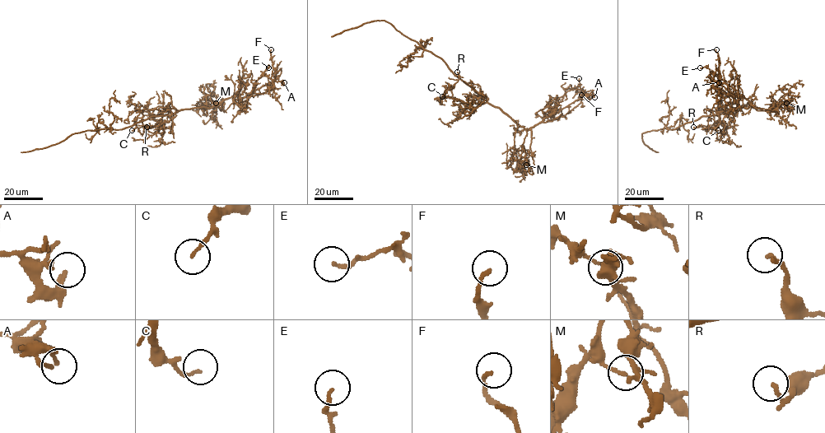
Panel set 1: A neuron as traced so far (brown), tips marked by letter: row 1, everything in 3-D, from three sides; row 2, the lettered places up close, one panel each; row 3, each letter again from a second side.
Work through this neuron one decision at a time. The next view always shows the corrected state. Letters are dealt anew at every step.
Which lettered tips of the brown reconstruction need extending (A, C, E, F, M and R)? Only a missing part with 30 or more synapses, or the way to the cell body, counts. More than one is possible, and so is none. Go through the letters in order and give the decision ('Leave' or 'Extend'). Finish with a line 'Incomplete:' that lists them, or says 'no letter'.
A: Leave
C: Leave
E: Leave
F: Leave
M: Leave
R: Leave
Incomplete: no letter

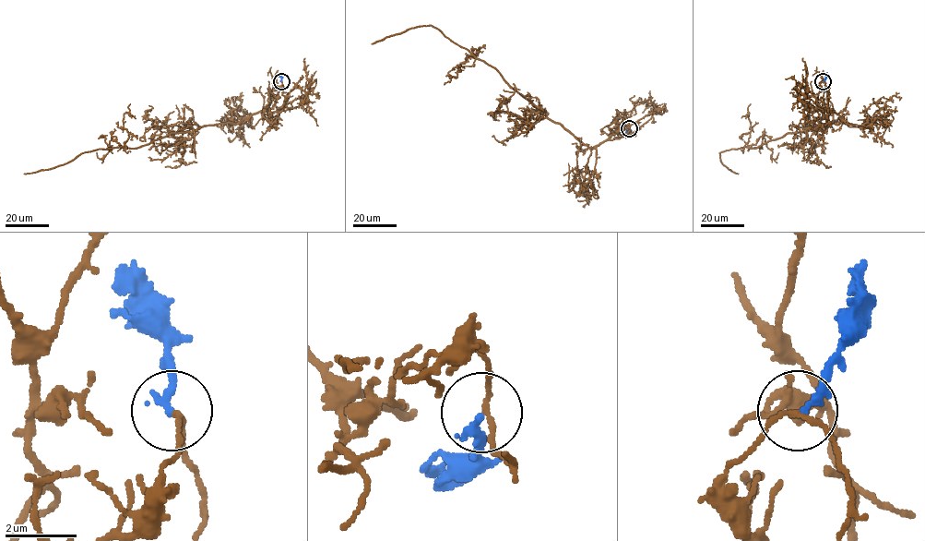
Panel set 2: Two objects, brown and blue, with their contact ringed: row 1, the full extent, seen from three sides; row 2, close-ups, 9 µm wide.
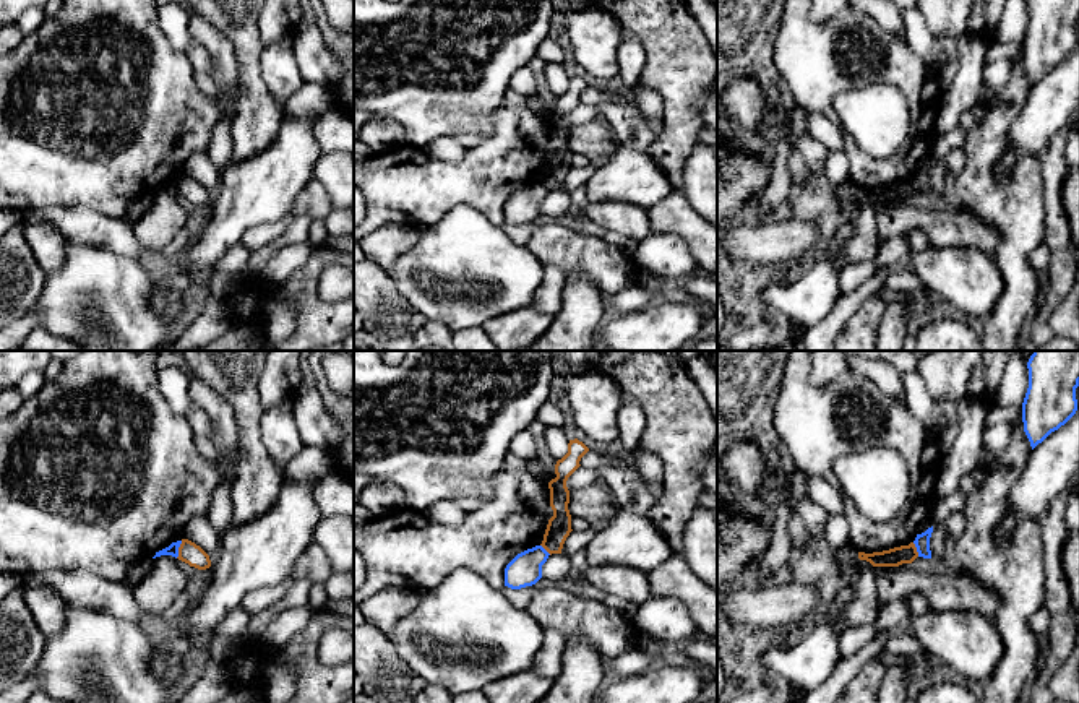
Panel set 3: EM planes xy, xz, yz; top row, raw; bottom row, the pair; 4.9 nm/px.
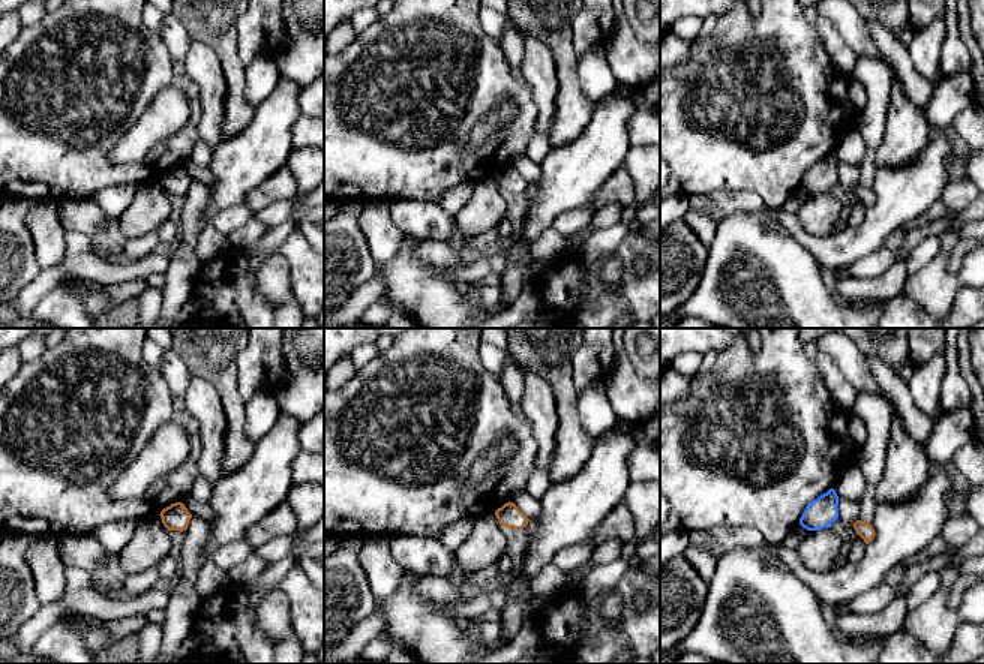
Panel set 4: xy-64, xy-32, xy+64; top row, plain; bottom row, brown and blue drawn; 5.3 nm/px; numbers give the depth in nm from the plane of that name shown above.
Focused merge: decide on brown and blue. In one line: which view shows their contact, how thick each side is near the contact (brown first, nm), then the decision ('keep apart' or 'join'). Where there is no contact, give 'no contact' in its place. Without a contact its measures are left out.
xy | 110/60 nm | keep apart

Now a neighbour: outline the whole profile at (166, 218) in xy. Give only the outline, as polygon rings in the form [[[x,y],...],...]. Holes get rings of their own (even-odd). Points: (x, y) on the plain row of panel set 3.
[[[161,192],[153,195],[149,209],[133,224],[133,232],[146,253],[161,253],[187,226],[187,213],[178,195]]]

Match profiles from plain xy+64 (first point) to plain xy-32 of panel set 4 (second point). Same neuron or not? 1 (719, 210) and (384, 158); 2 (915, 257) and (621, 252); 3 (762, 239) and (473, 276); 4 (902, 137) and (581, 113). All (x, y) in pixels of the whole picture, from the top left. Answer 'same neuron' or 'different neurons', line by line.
1: different neurons
2: different neurons
3: different neurons
4: same neuron

